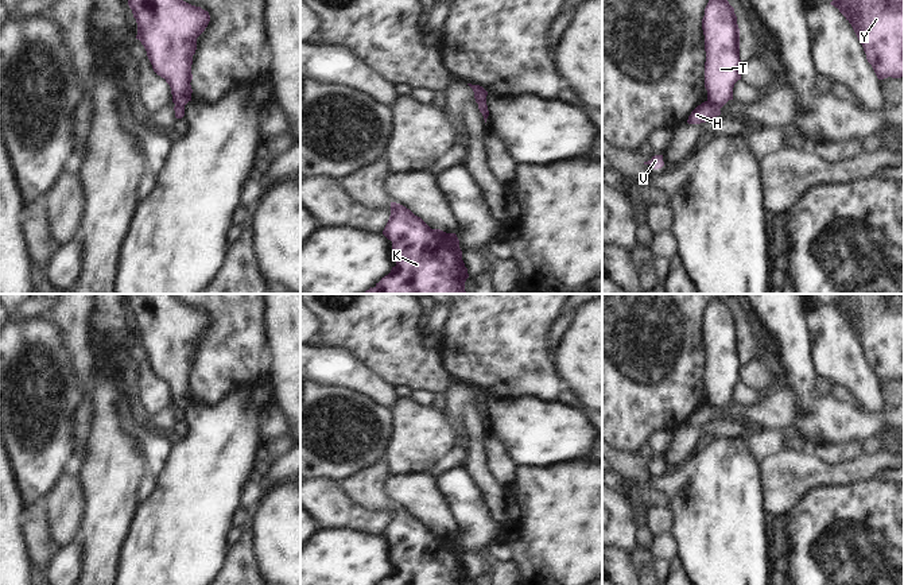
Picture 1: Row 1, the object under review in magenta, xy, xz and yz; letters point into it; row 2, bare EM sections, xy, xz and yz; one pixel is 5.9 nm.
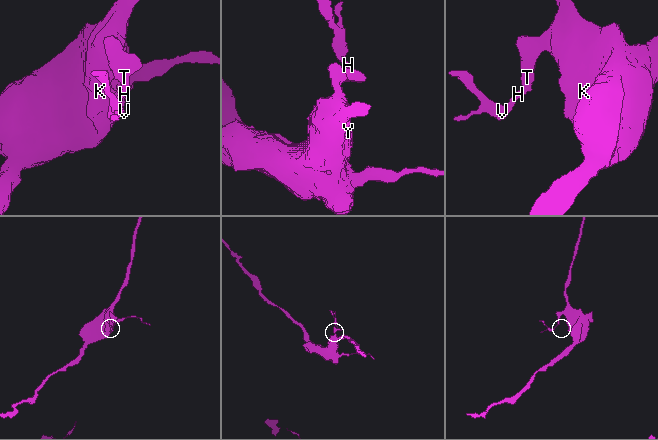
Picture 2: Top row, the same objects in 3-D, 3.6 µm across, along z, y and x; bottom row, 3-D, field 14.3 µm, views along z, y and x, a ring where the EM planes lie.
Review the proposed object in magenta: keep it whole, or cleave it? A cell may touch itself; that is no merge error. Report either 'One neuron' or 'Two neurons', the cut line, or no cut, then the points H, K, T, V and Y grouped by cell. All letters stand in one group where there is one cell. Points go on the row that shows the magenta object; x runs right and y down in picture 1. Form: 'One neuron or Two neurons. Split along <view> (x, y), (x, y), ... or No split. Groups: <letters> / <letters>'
Two neurons. Split along yz (706, 101), (718, 109). Groups: H V / K T Y.

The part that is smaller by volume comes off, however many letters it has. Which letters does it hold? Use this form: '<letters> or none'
H, V

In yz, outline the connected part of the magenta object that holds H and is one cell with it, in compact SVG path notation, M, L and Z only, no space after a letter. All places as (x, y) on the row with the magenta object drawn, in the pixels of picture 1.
M705 101L691 112L687 123L688 124L701 124L701 123L706 123L707 120L711 120L719 115L721 115L719 109L711 106L707 101Z

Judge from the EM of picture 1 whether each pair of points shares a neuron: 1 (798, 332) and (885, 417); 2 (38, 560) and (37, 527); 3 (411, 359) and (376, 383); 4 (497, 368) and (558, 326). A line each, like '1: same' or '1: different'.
1: same
2: same
3: different
4: different

